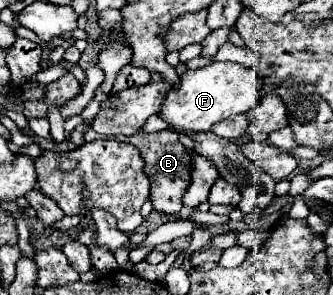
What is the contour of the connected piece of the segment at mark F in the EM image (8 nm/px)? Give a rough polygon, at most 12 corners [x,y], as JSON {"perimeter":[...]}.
{"perimeter":[[238,63],[188,71],[158,117],[206,133],[260,101],[260,77]]}

